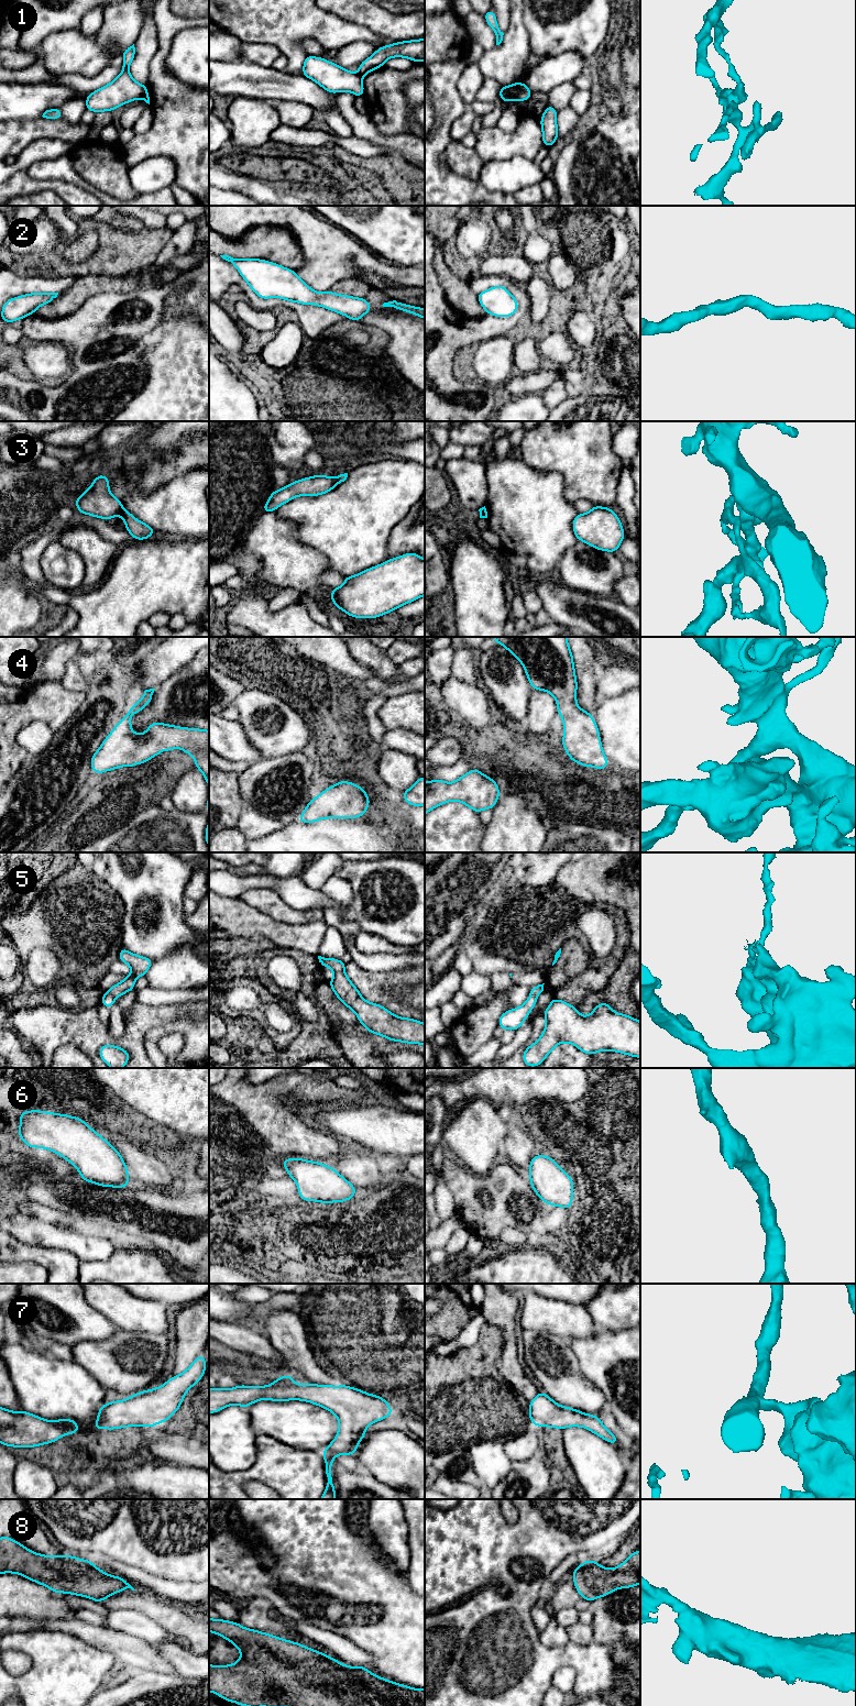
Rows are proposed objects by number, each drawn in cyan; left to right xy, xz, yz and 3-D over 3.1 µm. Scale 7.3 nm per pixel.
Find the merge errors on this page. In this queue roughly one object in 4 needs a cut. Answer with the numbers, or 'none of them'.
1, 3, 5

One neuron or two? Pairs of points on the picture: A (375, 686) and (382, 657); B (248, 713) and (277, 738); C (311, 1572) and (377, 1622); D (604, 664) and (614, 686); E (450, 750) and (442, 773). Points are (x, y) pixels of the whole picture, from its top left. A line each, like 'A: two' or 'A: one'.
A: two
B: one
C: one
D: one
E: two

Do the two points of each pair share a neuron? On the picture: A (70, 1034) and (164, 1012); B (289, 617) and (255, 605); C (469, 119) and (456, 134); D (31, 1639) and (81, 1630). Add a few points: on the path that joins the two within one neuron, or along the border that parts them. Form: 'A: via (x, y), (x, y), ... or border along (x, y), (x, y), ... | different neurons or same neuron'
A: via (94, 1034), (111, 1041), (124, 1041), (141, 1024) | same neuron
B: via (281, 617), (267, 617), (264, 614) | same neuron
C: via (465, 122), (459, 131) | same neuron
D: border along (42, 1629), (66, 1631), (90, 1644) | different neurons

